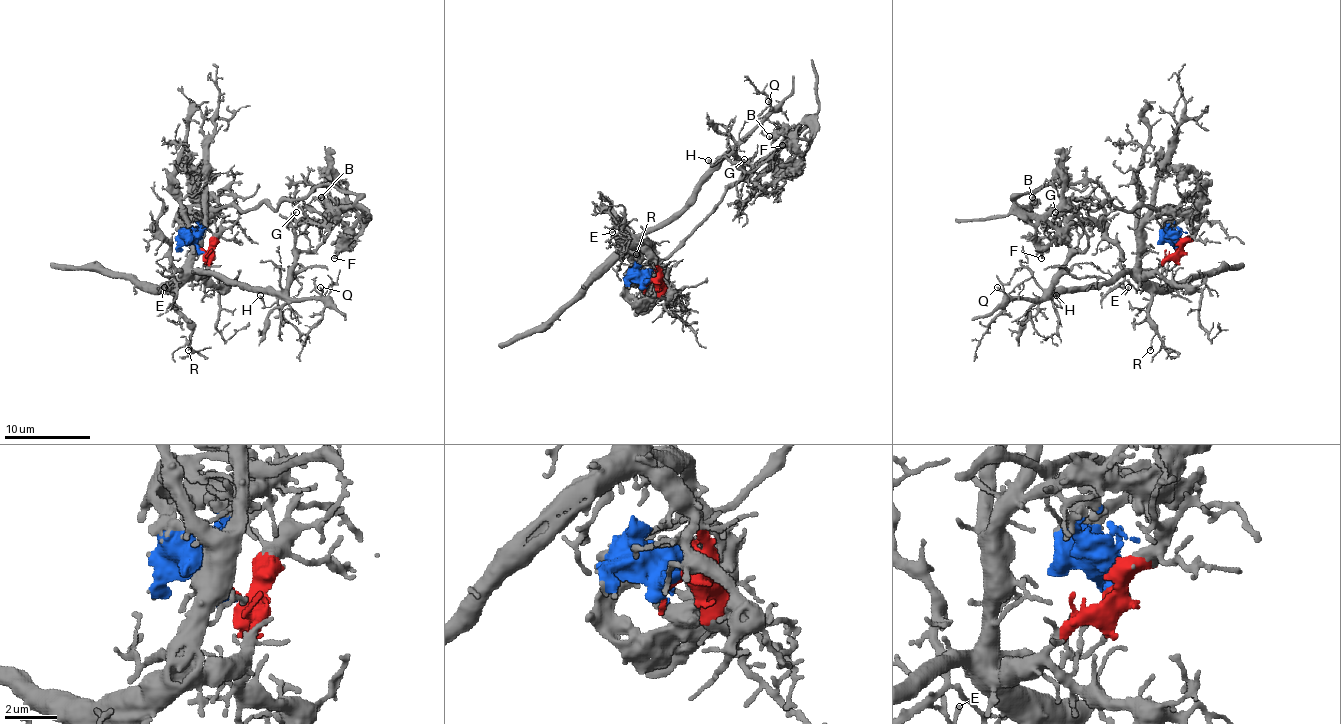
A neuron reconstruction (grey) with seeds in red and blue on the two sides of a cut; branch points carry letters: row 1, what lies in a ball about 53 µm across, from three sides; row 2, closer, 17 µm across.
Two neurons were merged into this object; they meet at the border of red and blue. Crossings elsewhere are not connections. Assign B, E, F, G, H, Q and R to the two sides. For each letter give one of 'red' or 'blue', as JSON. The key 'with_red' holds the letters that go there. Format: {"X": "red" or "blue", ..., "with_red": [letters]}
{"B": "blue", "E": "red", "F": "blue", "G": "red", "H": "red", "Q": "red", "R": "red", "with_red": ["E", "G", "H", "Q", "R"]}

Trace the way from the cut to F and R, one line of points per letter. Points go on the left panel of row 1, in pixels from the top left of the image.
F: (198, 247), (207, 209), (249, 211), (264, 202), (275, 209), (333, 179), (357, 217), (333, 258)
R: (198, 247), (209, 256), (209, 265), (174, 295), (174, 305), (192, 331), (187, 350)

